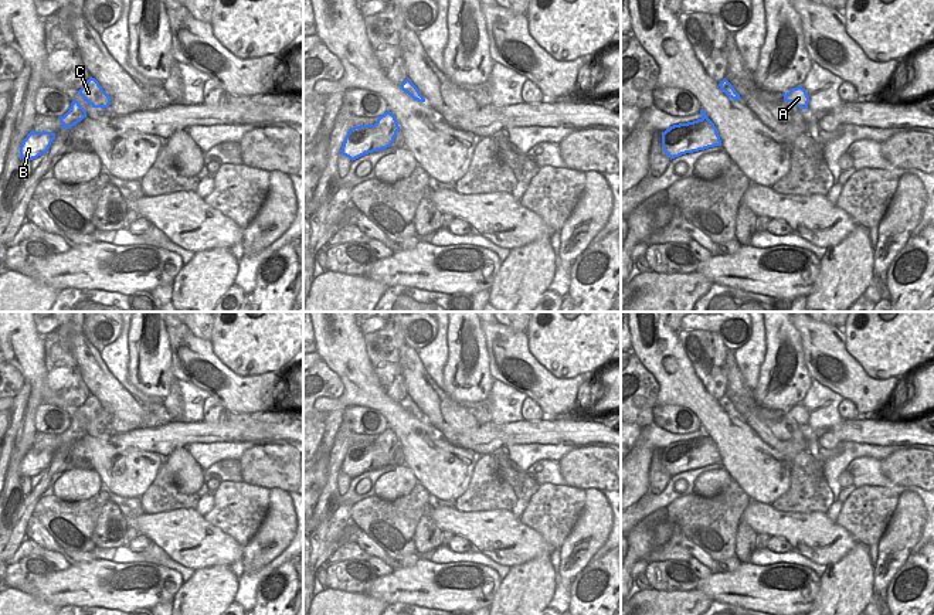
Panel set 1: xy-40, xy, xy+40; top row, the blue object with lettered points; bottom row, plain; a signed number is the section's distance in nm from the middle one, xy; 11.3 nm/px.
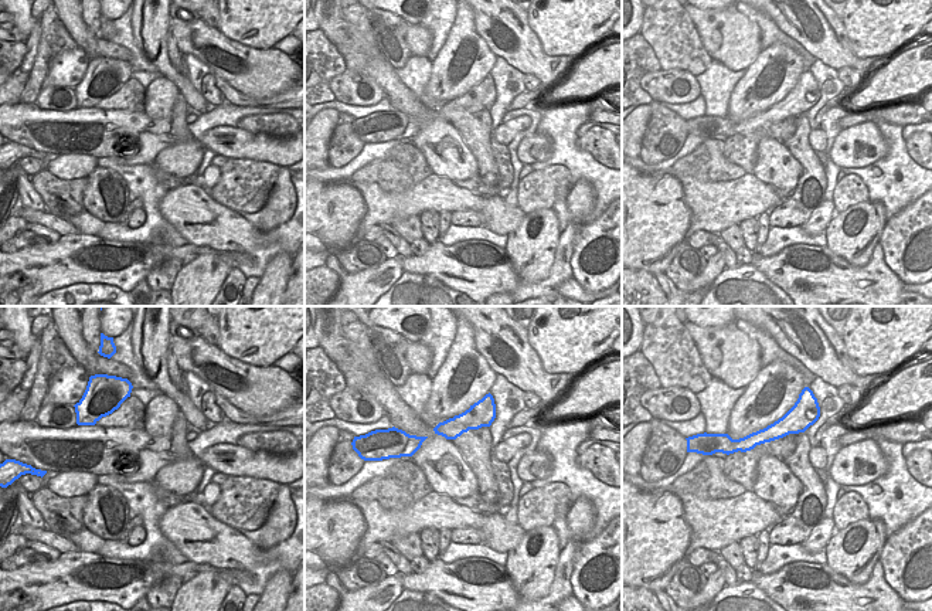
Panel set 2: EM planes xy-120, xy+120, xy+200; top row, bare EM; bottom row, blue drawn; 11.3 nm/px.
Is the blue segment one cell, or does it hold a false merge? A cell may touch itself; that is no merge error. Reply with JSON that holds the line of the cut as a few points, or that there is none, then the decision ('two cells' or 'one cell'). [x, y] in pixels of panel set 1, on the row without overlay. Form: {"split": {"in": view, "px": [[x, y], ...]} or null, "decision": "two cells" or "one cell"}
{"split": {"in": "xy", "px": [[374, 441], [398, 447]]}, "decision": "two cells"}

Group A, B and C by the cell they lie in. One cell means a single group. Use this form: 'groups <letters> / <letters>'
groups A B / C

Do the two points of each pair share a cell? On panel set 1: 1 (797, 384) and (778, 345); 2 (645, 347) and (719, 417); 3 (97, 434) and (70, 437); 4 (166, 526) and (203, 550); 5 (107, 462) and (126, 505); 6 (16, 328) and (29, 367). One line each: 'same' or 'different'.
1: same
2: same
3: different
4: same
5: different
6: same

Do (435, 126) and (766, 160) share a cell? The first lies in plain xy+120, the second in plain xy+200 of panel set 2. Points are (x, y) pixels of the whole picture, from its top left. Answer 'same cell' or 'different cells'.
same cell

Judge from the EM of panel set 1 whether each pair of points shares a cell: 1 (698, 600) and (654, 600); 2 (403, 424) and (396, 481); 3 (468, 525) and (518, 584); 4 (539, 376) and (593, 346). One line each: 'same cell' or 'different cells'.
1: same cell
2: different cells
3: different cells
4: different cells

